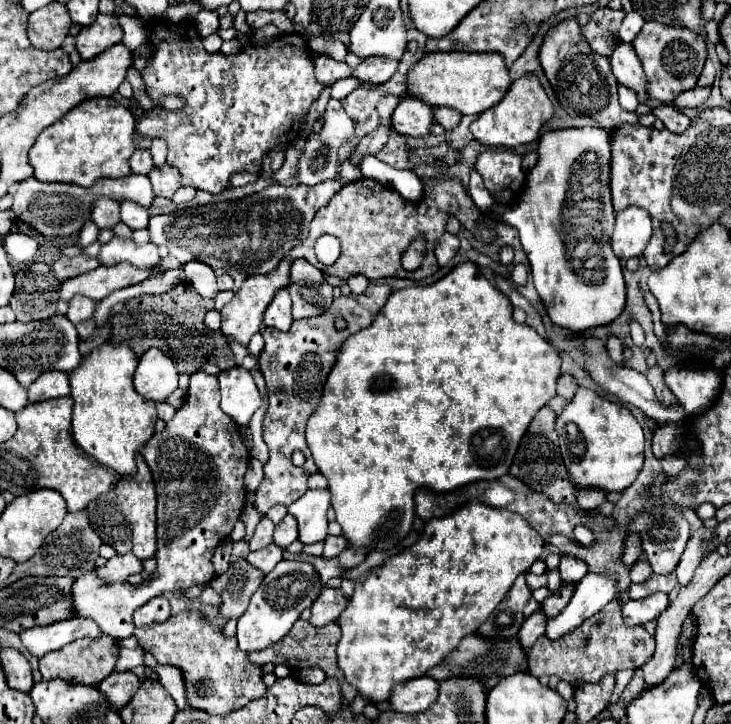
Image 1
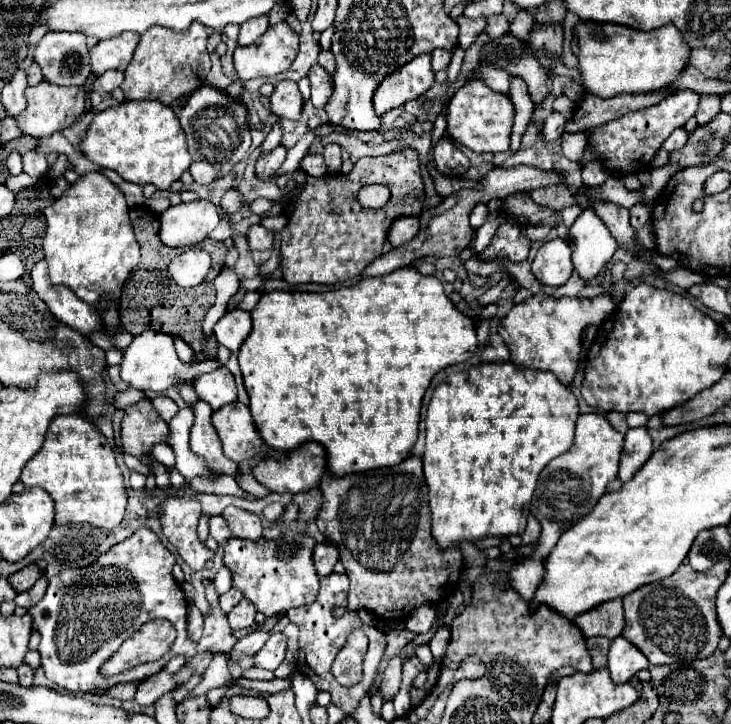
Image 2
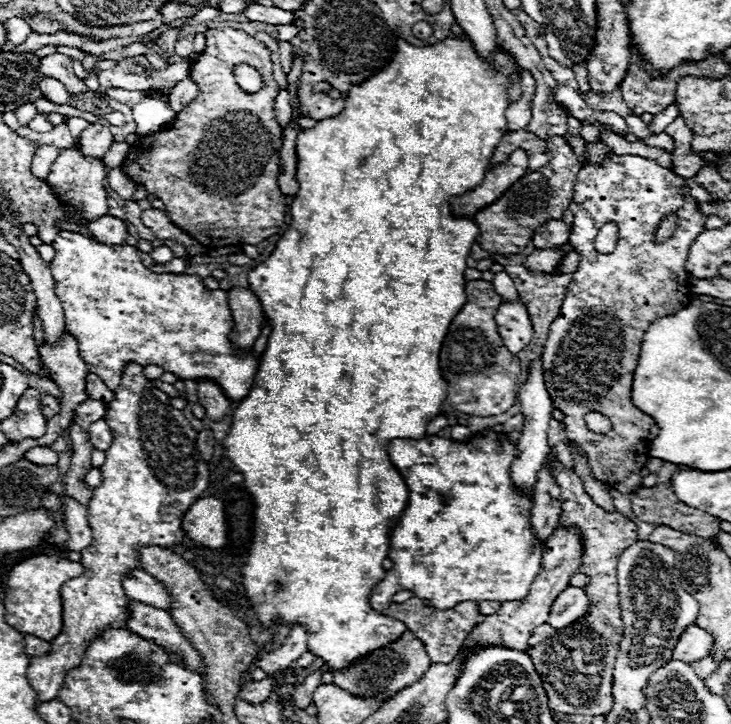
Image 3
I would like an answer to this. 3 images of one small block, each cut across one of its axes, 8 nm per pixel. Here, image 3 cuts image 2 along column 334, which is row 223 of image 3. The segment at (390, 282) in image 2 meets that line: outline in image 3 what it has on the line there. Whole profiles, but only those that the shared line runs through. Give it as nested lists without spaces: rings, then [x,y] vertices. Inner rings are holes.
[[[464,34],[450,36],[438,44],[422,48],[414,48],[412,44],[406,44],[406,40],[398,40],[398,52],[394,52],[394,60],[390,60],[390,64],[382,68],[382,72],[374,72],[374,76],[370,76],[366,84],[354,84],[350,94],[346,94],[344,108],[338,116],[318,120],[314,128],[304,128],[298,134],[296,180],[300,188],[290,204],[292,222],[278,240],[276,250],[270,254],[270,258],[248,274],[250,290],[262,304],[264,318],[266,322],[270,322],[272,330],[268,336],[266,352],[262,354],[260,366],[256,370],[254,386],[232,412],[232,428],[224,440],[226,456],[234,462],[236,470],[244,474],[244,488],[253,505],[254,540],[248,560],[242,566],[242,586],[252,608],[260,614],[260,622],[264,626],[274,618],[278,618],[280,624],[304,624],[310,632],[308,650],[314,656],[324,658],[332,670],[340,670],[350,662],[360,660],[372,650],[398,640],[400,634],[406,632],[406,624],[390,616],[376,614],[376,610],[368,606],[368,594],[372,586],[376,586],[386,574],[382,560],[388,556],[390,530],[408,504],[408,488],[390,462],[386,446],[392,438],[424,438],[428,422],[438,416],[440,404],[446,396],[446,382],[440,376],[438,354],[452,318],[462,310],[462,304],[466,302],[466,258],[478,238],[478,226],[470,218],[452,214],[450,198],[478,186],[478,180],[482,180],[488,170],[494,148],[508,132],[504,110],[510,106],[508,88],[512,86],[512,76],[520,76],[520,72],[510,52],[500,48],[484,58],[474,50],[472,40]],[[278,582],[284,584],[282,592],[276,590]]]

